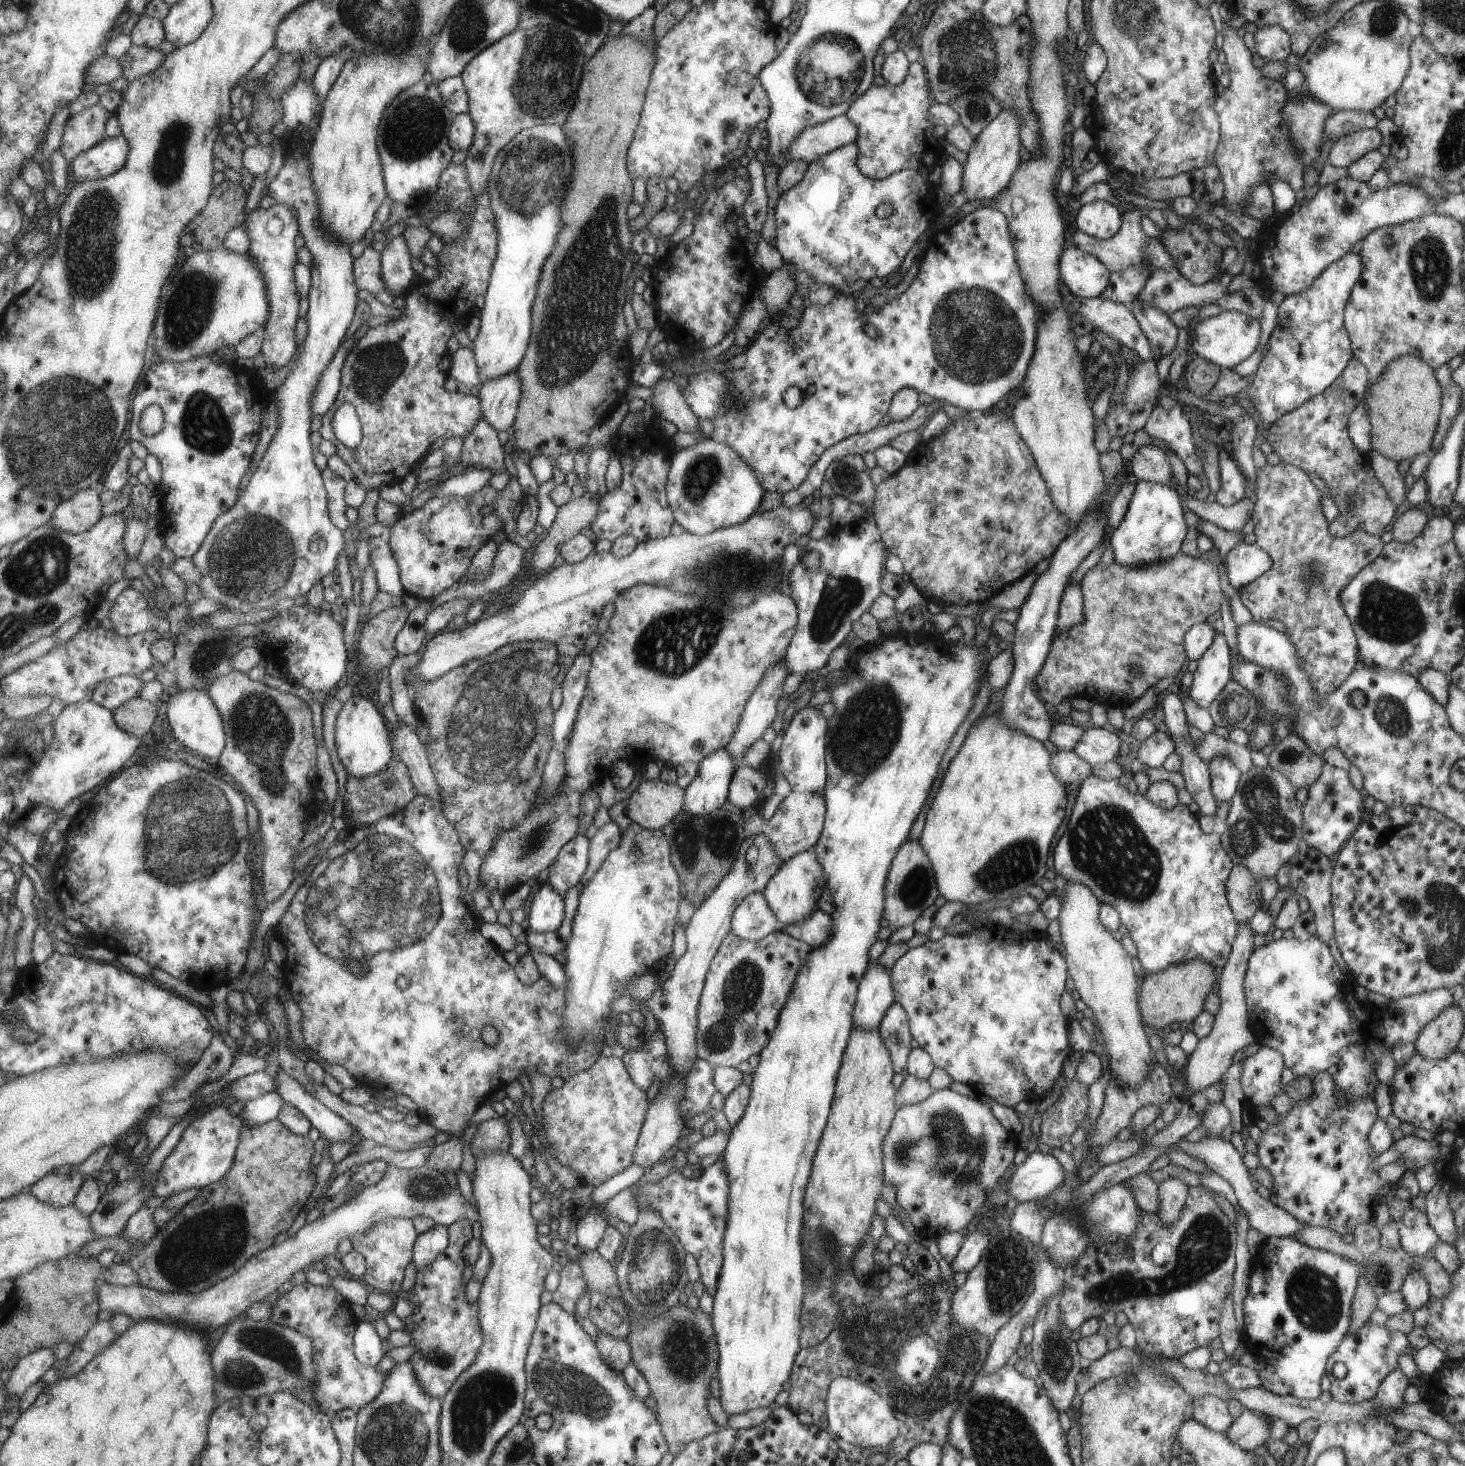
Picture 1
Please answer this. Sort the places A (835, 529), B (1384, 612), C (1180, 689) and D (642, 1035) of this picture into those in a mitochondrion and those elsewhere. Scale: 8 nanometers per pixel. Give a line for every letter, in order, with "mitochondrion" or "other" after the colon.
A: other
B: mitochondrion
C: other
D: other

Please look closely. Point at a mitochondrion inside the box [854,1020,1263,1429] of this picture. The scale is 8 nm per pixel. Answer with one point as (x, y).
(1205, 1246)

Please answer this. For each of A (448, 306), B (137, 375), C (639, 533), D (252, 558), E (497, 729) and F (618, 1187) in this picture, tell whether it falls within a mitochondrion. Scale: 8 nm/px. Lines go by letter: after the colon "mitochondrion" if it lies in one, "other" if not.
A: other
B: other
C: other
D: mitochondrion
E: mitochondrion
F: other

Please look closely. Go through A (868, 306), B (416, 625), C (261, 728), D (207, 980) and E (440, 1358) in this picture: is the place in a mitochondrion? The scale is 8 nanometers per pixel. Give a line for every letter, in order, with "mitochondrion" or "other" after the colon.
A: other
B: other
C: mitochondrion
D: other
E: mitochondrion

